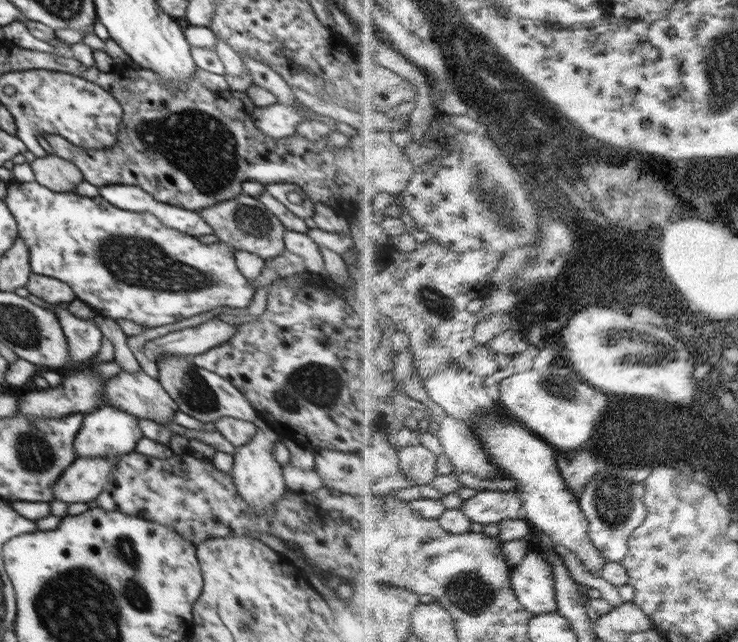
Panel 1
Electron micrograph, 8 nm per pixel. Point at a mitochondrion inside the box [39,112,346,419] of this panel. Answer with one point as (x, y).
(132, 260)

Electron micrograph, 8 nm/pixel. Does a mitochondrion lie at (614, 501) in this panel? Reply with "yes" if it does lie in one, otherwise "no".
yes

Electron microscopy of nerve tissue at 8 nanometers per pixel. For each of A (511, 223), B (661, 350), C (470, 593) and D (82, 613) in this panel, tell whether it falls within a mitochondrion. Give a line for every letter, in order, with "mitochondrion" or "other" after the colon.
A: mitochondrion
B: mitochondrion
C: mitochondrion
D: mitochondrion

